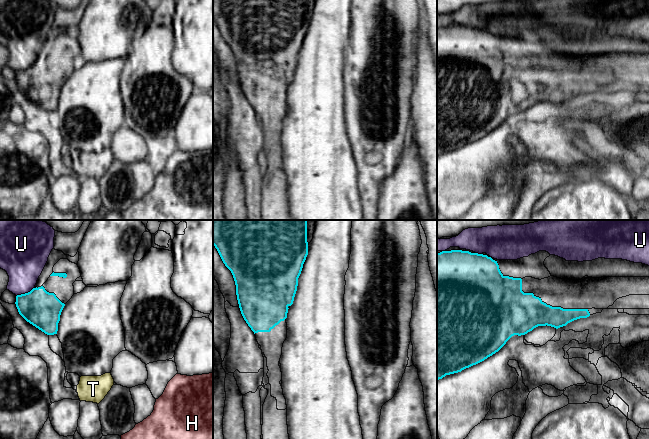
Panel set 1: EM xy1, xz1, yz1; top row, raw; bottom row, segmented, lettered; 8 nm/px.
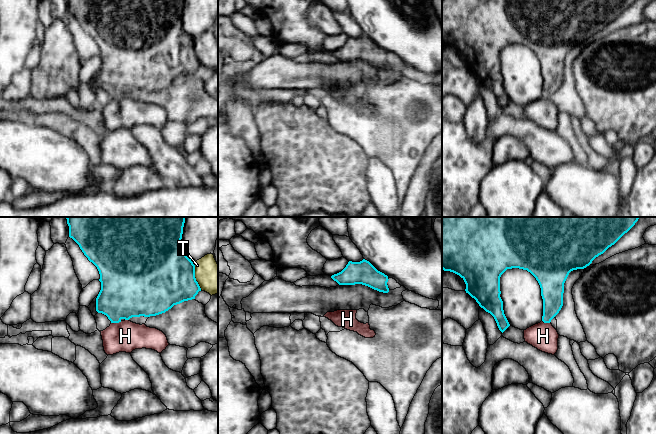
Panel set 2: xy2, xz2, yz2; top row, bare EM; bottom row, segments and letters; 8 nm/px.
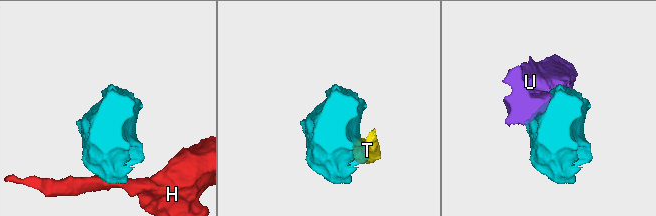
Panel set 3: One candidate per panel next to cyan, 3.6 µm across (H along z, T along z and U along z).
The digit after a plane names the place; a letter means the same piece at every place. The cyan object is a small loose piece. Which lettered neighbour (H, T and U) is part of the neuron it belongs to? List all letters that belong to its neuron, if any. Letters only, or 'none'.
none

